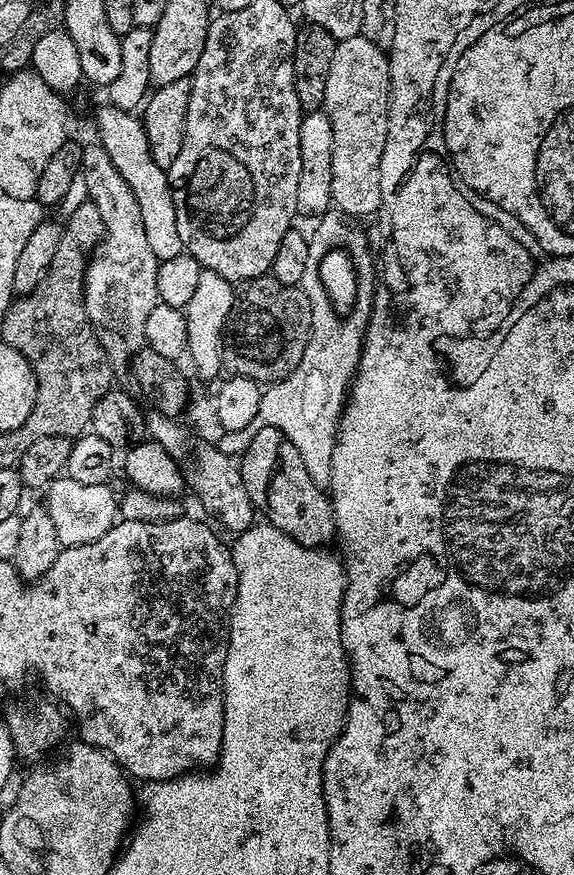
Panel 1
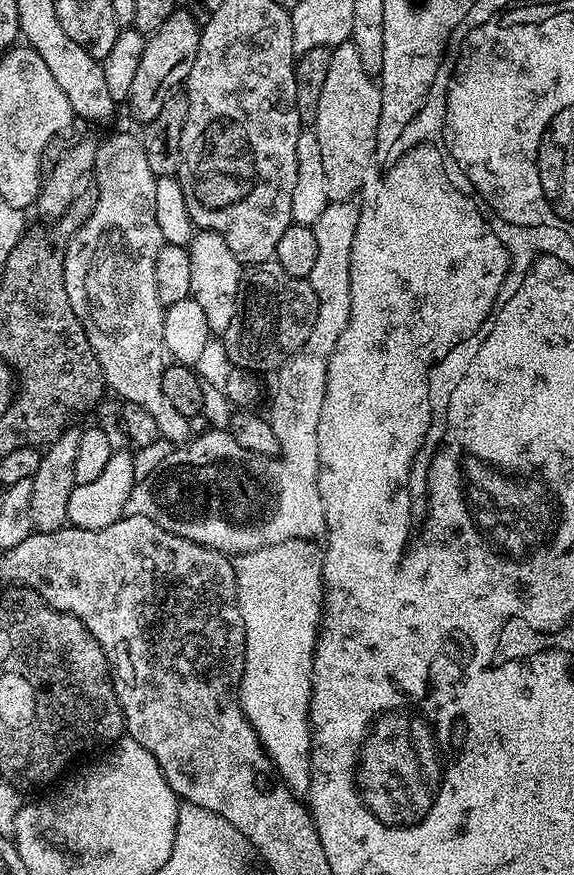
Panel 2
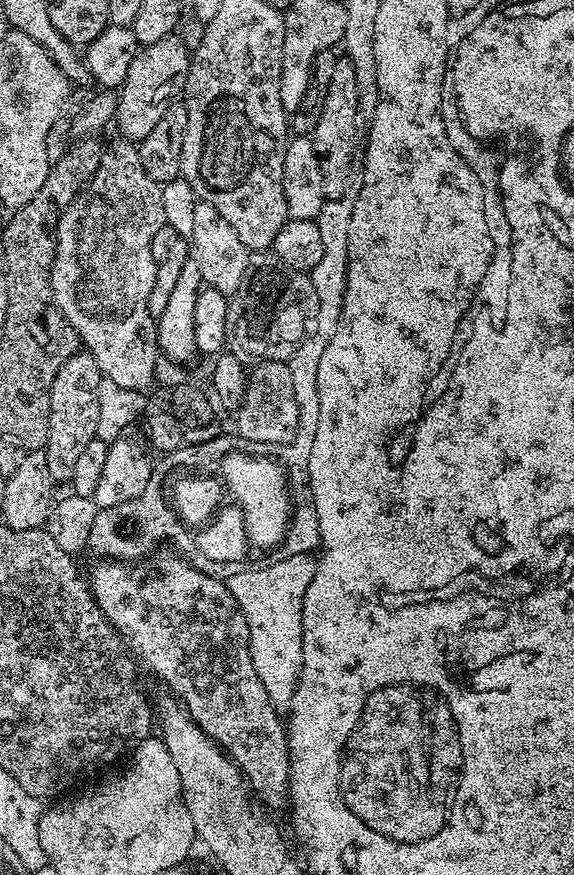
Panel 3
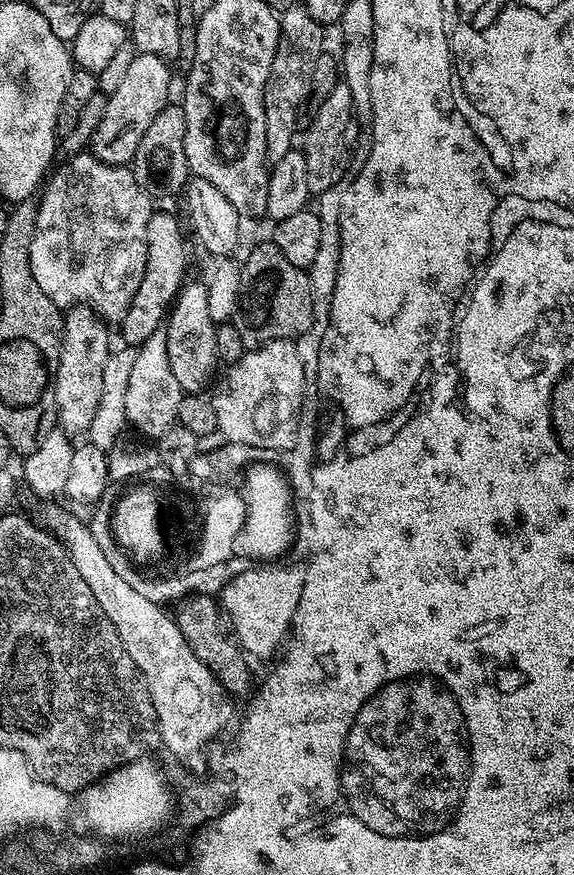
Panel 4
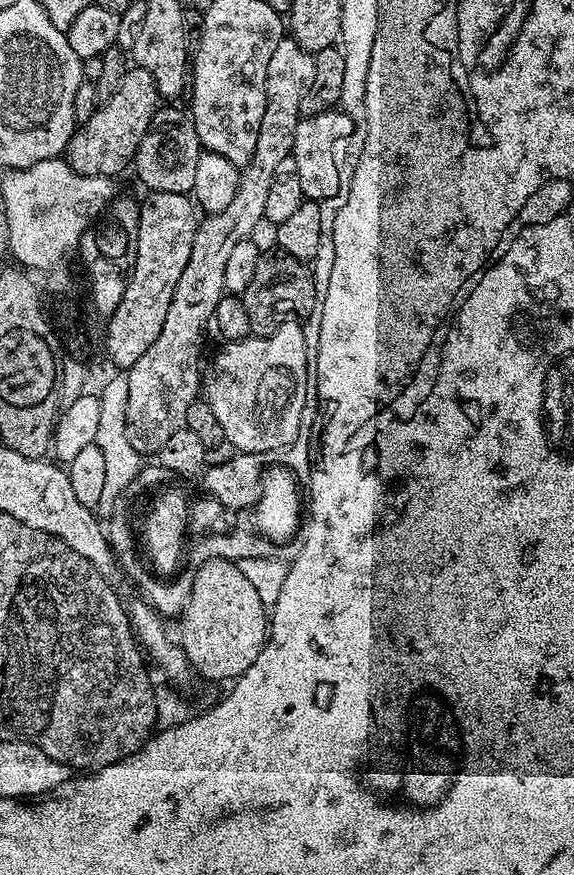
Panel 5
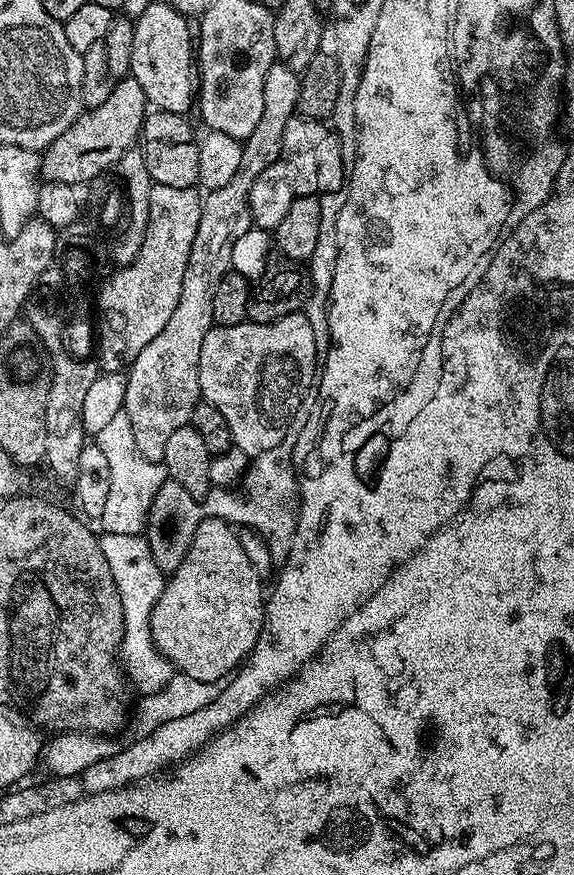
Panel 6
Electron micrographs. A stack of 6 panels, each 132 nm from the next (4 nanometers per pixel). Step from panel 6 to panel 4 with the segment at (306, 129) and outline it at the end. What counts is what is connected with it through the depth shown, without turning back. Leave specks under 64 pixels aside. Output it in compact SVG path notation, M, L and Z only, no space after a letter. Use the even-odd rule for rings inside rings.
M338 83L324 100L319 101L316 117L308 124L308 133L304 136L302 151L306 158L306 182L309 193L328 194L332 187L344 176L348 163L352 160L352 147L356 139L362 136L362 129L356 121L354 98L350 86Z

